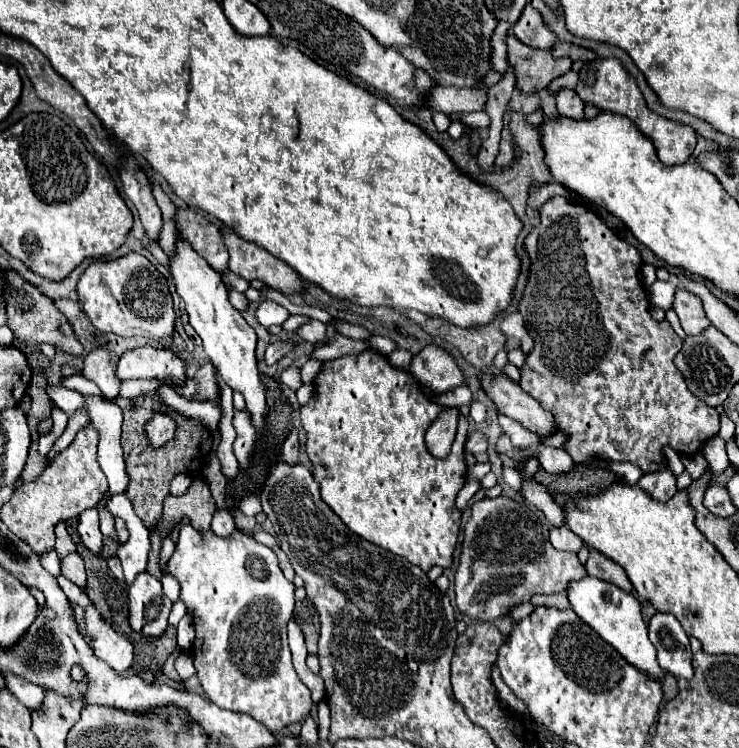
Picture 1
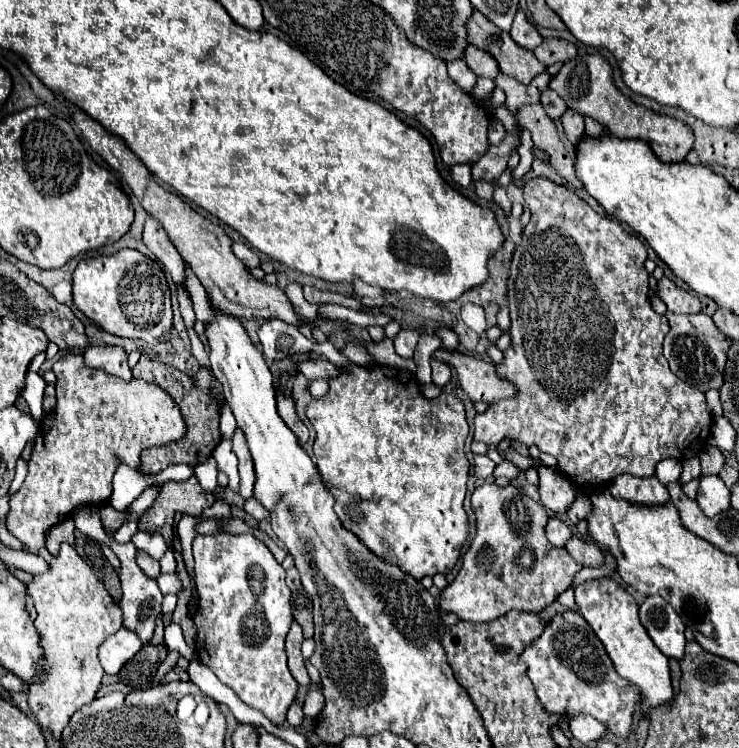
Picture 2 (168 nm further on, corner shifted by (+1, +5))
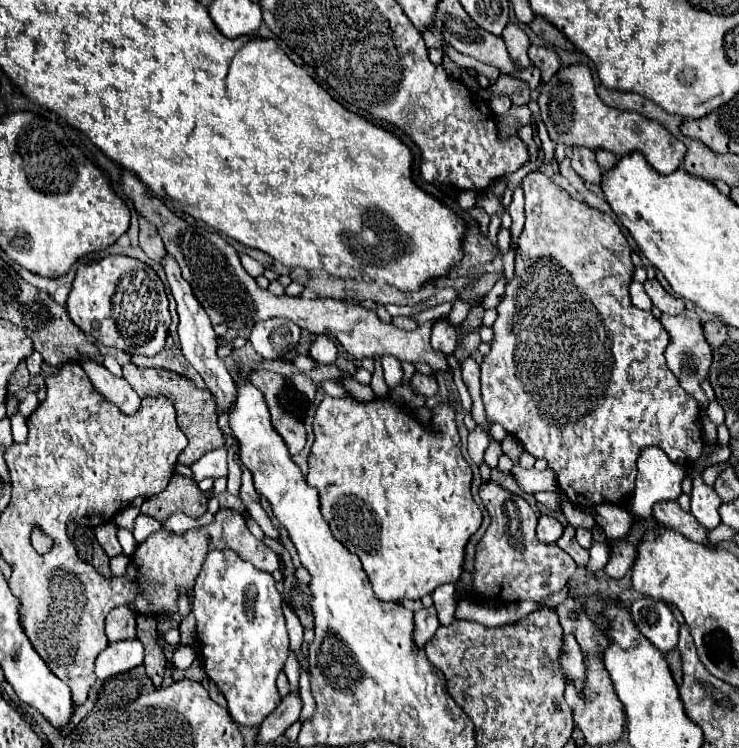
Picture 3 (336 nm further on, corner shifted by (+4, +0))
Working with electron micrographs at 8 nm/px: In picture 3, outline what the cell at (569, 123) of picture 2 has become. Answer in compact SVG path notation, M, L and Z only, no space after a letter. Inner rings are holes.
M572 150L572 168L590 184L598 184L604 174L592 150Z

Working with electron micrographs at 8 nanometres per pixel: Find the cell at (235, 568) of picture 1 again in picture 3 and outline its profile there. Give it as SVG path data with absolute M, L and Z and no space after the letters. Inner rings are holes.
M212 550L198 574L194 586L194 602L192 612L196 616L196 632L200 640L200 656L204 662L204 670L210 680L218 684L228 702L228 712L236 724L244 726L260 726L268 714L272 714L280 702L280 694L276 688L276 678L284 666L288 654L288 632L284 614L280 608L282 596L276 590L276 582L272 574L254 570L250 562L238 558L232 550Z

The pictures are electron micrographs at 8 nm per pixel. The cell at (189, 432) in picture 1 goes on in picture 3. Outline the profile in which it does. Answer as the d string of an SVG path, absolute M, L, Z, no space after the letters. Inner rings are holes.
M128 362L124 366L124 378L128 380L128 384L136 390L136 394L140 398L146 398L146 396L166 396L168 400L172 400L172 404L176 408L178 428L188 438L188 448L178 458L180 464L192 466L206 452L210 452L210 450L226 444L226 438L220 432L218 422L216 422L218 418L214 414L214 398L210 398L210 392L208 390L200 390L200 388L194 386L192 380L188 380L188 378L180 376L180 374L168 372L164 368L140 368L140 366L132 364L132 362Z

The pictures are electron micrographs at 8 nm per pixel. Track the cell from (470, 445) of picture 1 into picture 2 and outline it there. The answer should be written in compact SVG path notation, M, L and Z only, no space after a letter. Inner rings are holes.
M537 177L529 181L523 189L525 193L525 205L531 211L531 221L525 225L523 239L515 247L513 261L511 261L511 275L509 275L509 311L511 311L511 349L505 351L503 363L495 365L497 373L501 377L507 377L513 381L519 389L519 395L513 401L499 401L489 405L485 413L479 413L475 417L475 433L473 439L481 441L489 447L497 447L501 441L519 441L523 445L537 445L541 451L553 455L559 461L559 469L567 473L579 487L593 489L601 487L601 483L611 481L613 477L621 473L631 473L635 477L653 477L655 467L663 459L681 459L687 461L689 457L695 457L699 451L705 449L709 431L711 431L711 413L707 411L705 395L691 385L685 385L671 369L663 355L663 339L669 333L669 321L663 315L657 315L649 305L649 273L645 271L643 263L647 259L645 245L629 233L625 227L621 227L619 221L603 217L595 213L583 199L579 199L571 189L565 185L555 185L549 179Z

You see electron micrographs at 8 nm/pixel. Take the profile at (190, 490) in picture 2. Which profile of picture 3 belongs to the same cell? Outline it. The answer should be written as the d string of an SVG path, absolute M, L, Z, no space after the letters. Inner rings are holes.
M174 474L164 492L144 500L140 512L166 522L174 512L184 512L190 518L200 518L208 510L208 496L200 492L192 478Z

